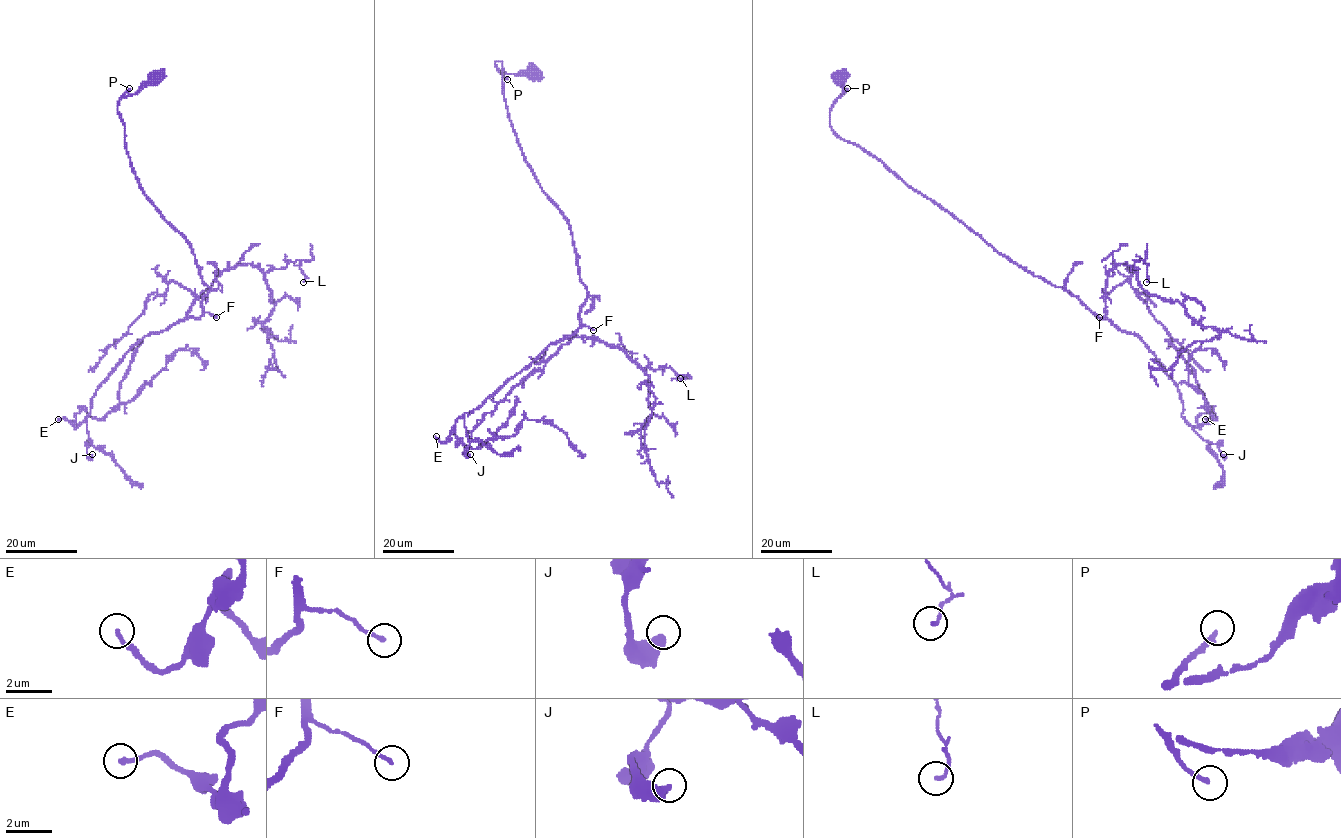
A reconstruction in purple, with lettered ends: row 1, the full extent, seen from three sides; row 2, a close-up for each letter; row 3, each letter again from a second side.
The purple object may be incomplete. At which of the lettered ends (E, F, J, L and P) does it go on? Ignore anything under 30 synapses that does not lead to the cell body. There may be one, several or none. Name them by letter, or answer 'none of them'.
E

